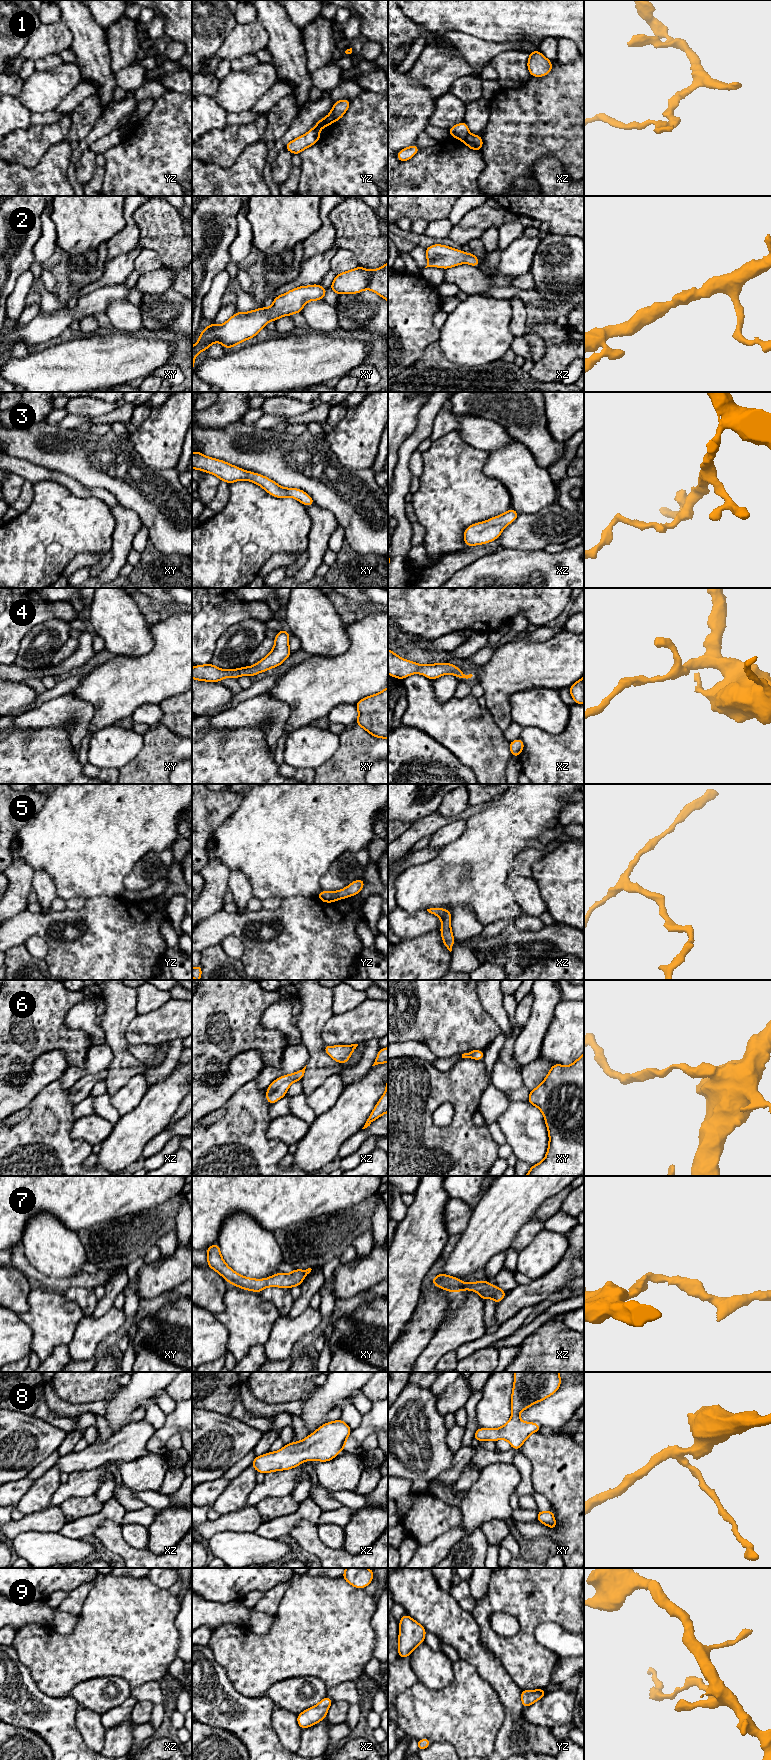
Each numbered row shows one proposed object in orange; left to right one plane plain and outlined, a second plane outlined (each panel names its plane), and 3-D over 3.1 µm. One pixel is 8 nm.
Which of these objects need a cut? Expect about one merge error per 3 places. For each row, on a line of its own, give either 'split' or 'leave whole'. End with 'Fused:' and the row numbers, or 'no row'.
1: split
2: leave whole
3: leave whole
4: leave whole
5: leave whole
6: leave whole
7: leave whole
8: leave whole
9: leave whole
Fused: 1

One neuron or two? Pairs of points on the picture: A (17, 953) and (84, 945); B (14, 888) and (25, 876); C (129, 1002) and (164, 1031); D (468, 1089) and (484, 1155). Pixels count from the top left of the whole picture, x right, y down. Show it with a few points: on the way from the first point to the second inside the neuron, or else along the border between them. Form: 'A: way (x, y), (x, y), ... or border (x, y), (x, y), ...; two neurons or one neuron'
A: border (22, 943), (10, 948); two neurons
B: way (17, 885), (22, 879); one neuron
C: border (137, 1013), (130, 1021), (124, 1034); two neurons
D: way (465, 1105), (465, 1136), (468, 1139); one neuron

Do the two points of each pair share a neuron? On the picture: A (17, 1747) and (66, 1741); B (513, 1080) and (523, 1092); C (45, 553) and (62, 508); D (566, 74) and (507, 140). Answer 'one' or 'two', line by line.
A: two
B: two
C: one
D: one

